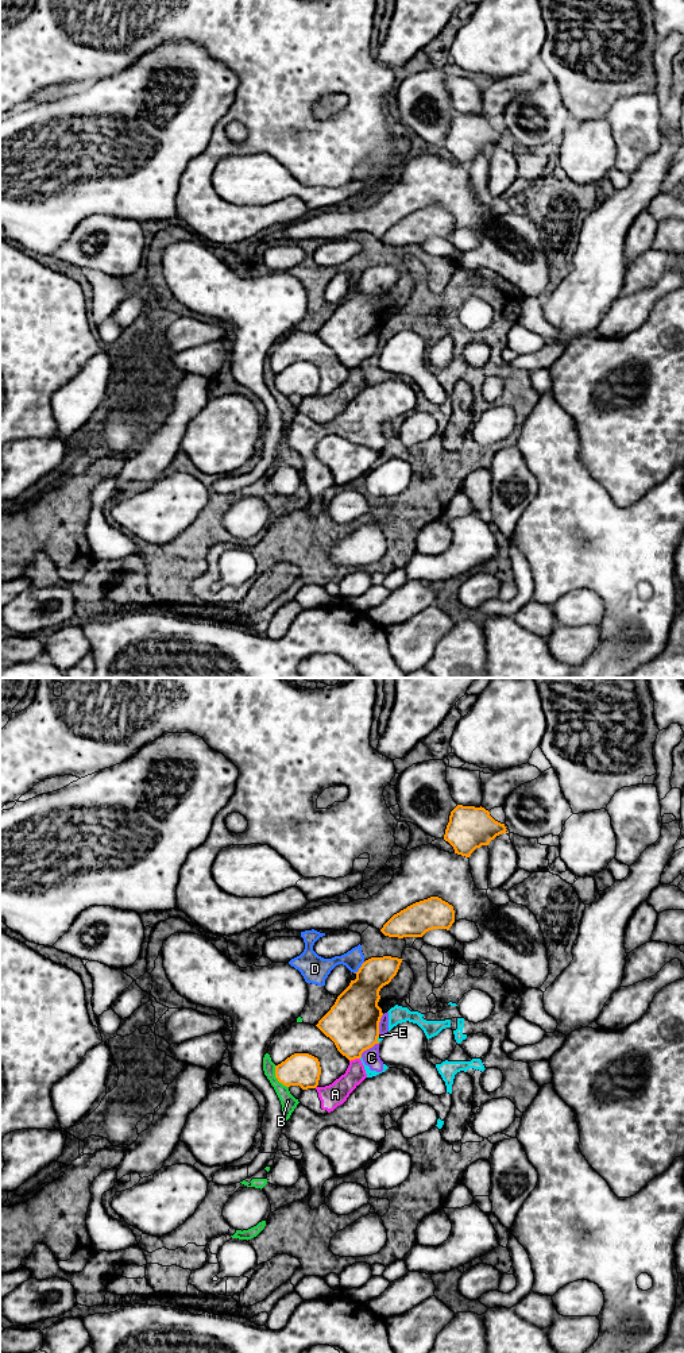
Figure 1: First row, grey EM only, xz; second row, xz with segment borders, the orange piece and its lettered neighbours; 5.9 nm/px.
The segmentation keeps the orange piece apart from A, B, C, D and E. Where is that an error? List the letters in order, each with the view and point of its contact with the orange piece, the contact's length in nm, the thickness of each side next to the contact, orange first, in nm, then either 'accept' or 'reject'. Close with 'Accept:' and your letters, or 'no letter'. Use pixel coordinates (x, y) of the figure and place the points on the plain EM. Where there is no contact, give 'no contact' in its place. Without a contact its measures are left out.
A: xz (354, 367) | 70 nm | 320/140 nm | reject
B: xz (275, 385) | 160 nm | 200/90 nm | reject
C: xz (368, 357) | 140 nm | 320/100 nm | reject
D: xz (359, 277) | 100 nm | 260/150 nm | reject
E: xz (377, 347) | 50 nm | 320/30 nm | reject
Accept: no letter

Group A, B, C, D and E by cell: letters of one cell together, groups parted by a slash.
A C E / B D

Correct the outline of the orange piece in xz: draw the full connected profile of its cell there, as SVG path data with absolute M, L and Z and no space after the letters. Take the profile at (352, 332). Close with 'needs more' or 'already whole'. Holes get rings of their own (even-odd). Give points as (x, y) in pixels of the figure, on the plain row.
M383 265L366 269L356 288L337 305L331 319L316 334L349 370L379 352L379 300L397 284L402 267Z | already whole

